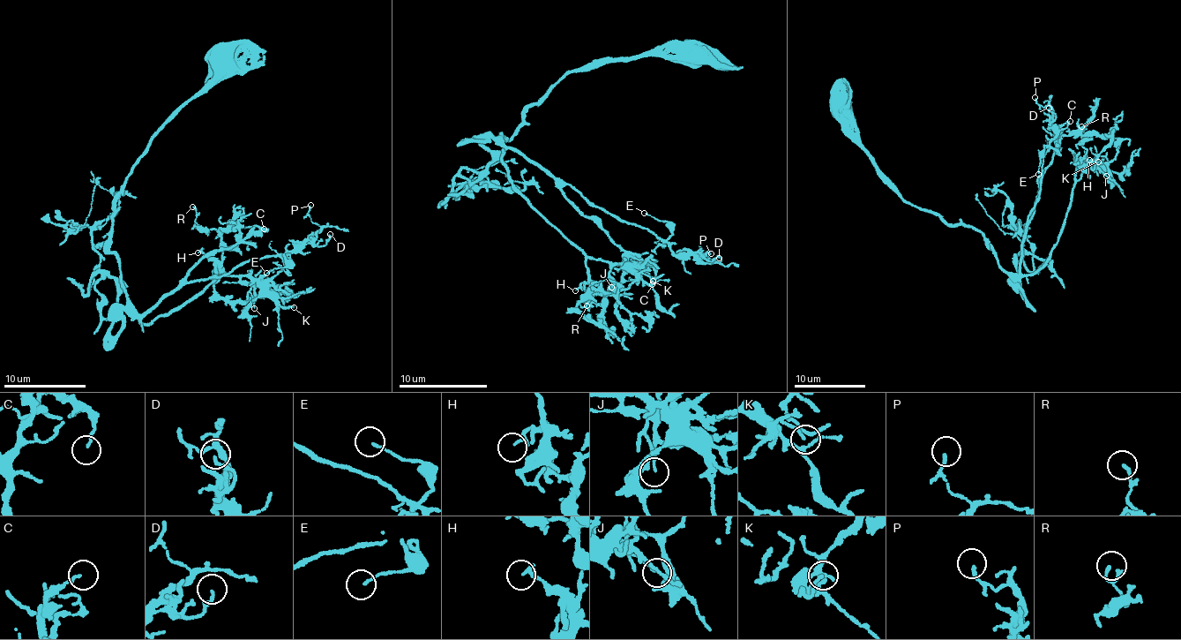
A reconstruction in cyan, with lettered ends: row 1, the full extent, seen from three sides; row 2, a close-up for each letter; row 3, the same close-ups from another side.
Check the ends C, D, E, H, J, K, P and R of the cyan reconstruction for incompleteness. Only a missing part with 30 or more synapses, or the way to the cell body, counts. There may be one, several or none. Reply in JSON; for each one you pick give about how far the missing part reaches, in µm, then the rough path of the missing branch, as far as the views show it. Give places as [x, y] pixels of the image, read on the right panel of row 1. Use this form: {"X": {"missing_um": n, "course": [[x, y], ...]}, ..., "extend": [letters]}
{"extend": []}

